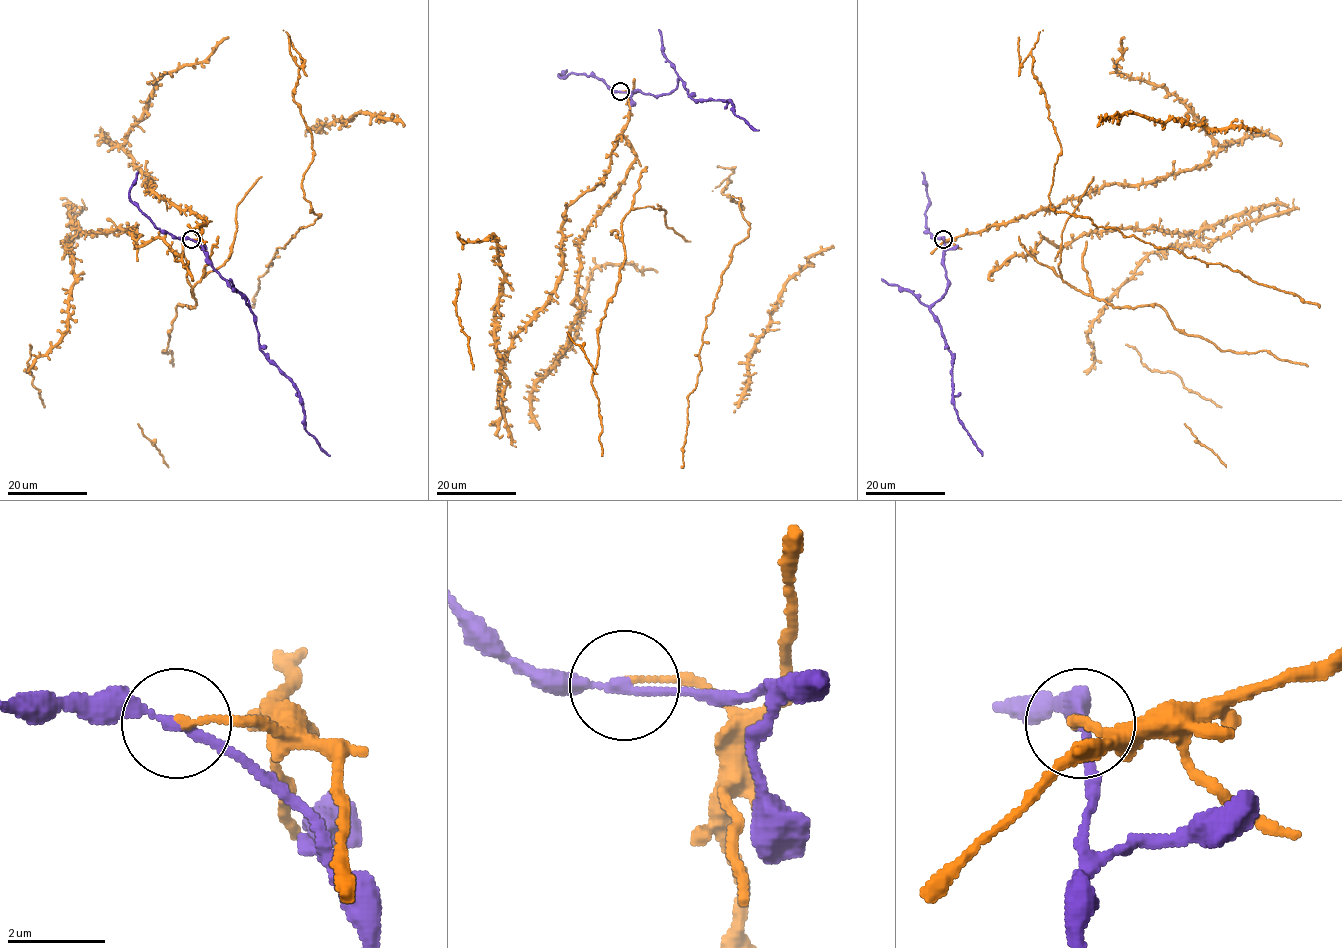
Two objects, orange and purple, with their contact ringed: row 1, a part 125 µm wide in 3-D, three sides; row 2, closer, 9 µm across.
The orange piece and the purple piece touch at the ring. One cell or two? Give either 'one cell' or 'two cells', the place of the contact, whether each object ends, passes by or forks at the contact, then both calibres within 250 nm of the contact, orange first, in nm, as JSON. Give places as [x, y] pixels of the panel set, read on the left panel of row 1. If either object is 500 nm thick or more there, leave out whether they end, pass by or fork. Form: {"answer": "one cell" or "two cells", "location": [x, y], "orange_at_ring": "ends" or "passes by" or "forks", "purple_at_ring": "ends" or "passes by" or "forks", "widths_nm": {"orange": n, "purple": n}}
{"answer": "two cells", "location": [191, 239], "orange_at_ring": "ends", "purple_at_ring": "passes by", "widths_nm": {"orange": 140, "purple": 190}}

